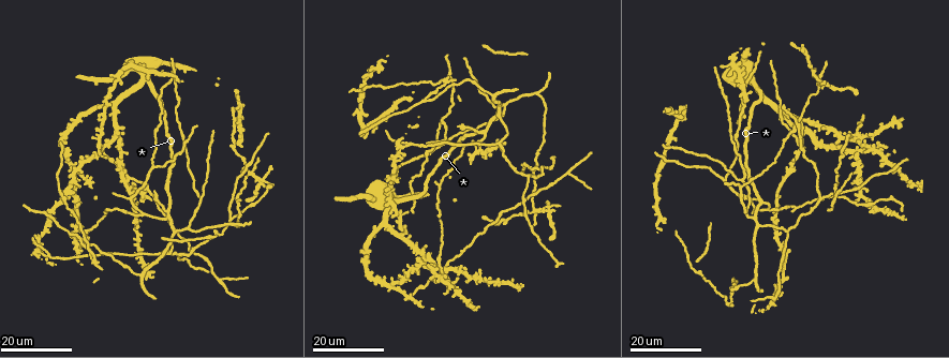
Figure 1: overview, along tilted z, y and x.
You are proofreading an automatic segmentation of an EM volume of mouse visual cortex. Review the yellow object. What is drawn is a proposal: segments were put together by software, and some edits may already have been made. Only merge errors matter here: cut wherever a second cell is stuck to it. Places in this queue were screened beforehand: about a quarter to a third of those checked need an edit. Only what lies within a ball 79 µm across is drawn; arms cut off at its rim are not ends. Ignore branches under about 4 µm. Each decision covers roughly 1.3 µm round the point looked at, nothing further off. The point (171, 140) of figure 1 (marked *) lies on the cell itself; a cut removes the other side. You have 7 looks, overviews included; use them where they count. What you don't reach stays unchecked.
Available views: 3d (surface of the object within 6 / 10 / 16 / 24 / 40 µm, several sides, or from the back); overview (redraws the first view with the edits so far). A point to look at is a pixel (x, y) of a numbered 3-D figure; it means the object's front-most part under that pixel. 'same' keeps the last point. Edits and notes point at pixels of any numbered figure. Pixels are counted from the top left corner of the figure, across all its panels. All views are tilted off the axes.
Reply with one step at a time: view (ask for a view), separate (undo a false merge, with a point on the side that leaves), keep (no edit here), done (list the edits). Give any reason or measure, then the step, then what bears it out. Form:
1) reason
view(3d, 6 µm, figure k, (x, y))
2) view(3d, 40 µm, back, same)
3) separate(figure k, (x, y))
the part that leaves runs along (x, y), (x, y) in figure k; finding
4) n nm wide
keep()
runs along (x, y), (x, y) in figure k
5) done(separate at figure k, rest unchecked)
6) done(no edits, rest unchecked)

view(3d, 16 µm, figure 1, (230, 217))

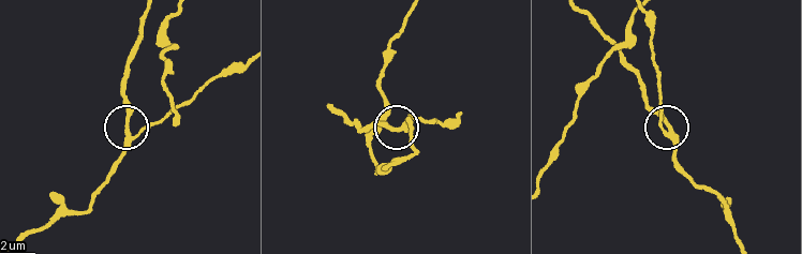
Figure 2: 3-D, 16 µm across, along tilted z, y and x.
view(3d, 6 µm, figure 2, (127, 138))

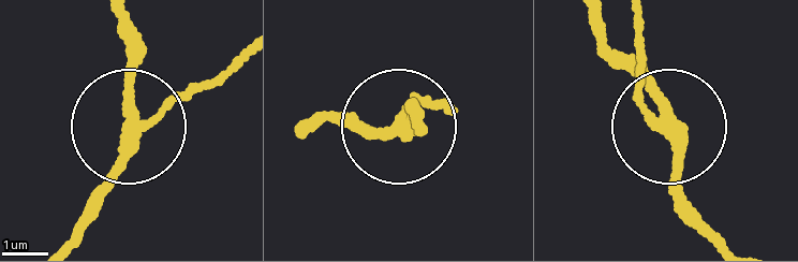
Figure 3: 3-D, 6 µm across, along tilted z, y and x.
240 nm wide
keep()
runs along (707, 236), (683, 192), (675, 134), (647, 103), (633, 31) in figure 3; all the same cell

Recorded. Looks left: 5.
view(3d, 24 µm, figure 1, (478, 131))

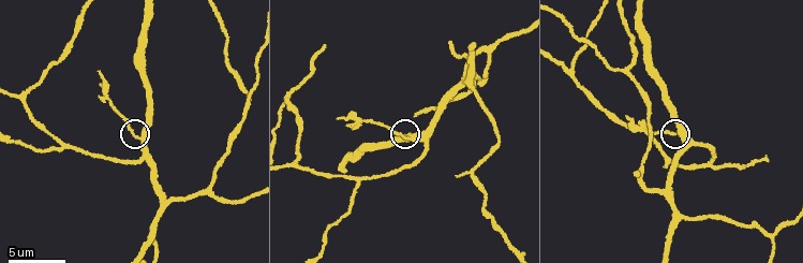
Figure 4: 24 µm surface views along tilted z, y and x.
zoom in
view(3d, 10 µm, figure 4, (141, 139))

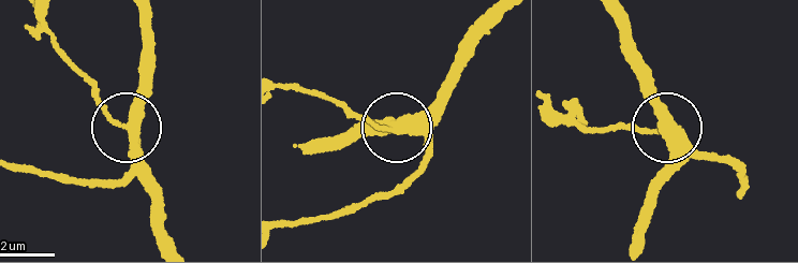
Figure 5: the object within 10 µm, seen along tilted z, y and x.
3 arms
separate(figure 5, (91, 93))
a second cell is stuck on

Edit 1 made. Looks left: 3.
view(overview)

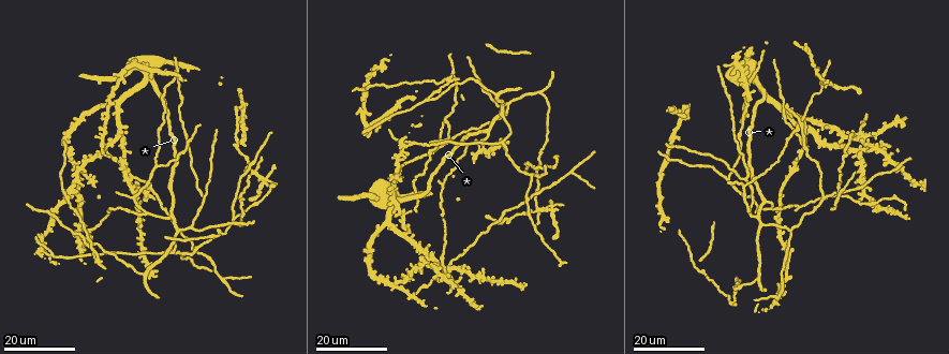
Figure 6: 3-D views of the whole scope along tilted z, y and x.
three-way junction
view(3d, 16 µm, figure 6, (132, 179))

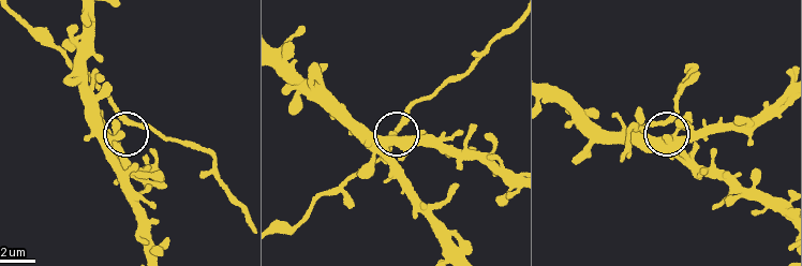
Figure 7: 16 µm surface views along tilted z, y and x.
view(3d, 6 µm, figure 7, (130, 121))

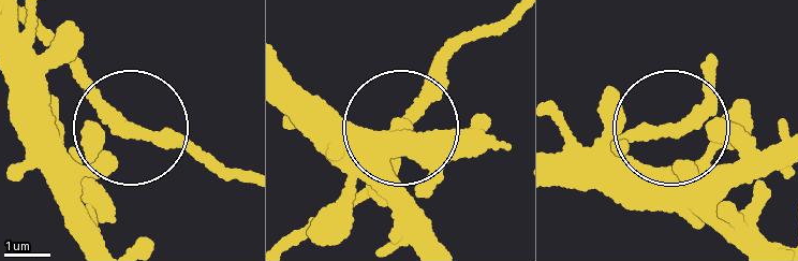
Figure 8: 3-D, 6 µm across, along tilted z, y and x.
keep()
all the same cell

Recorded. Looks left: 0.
done(separate at figure 5, rest unchecked)

